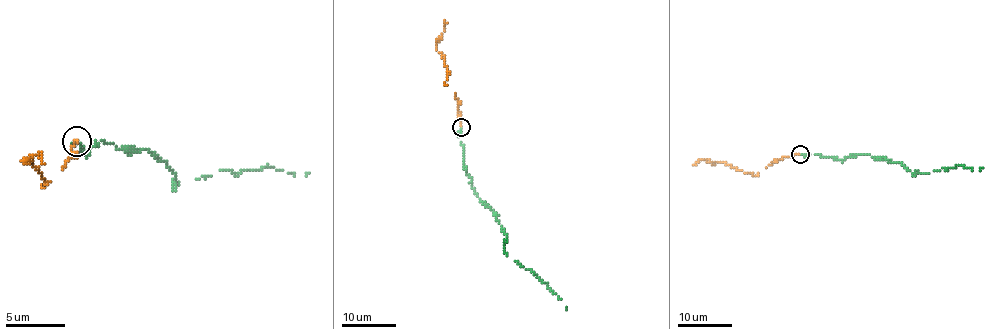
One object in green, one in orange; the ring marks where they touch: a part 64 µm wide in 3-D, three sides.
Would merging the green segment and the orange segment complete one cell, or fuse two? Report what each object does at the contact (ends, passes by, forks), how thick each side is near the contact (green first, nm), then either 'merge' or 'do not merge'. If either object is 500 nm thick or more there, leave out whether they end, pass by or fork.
green ends there; orange ends there; 190 nm thick on the green side, 200 nm on the other; merge

